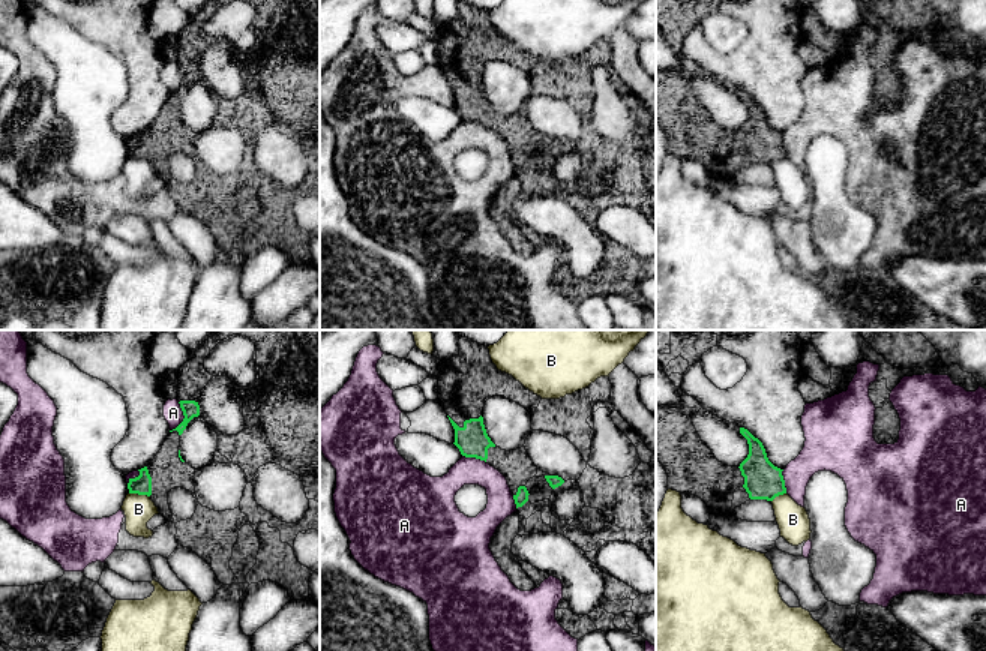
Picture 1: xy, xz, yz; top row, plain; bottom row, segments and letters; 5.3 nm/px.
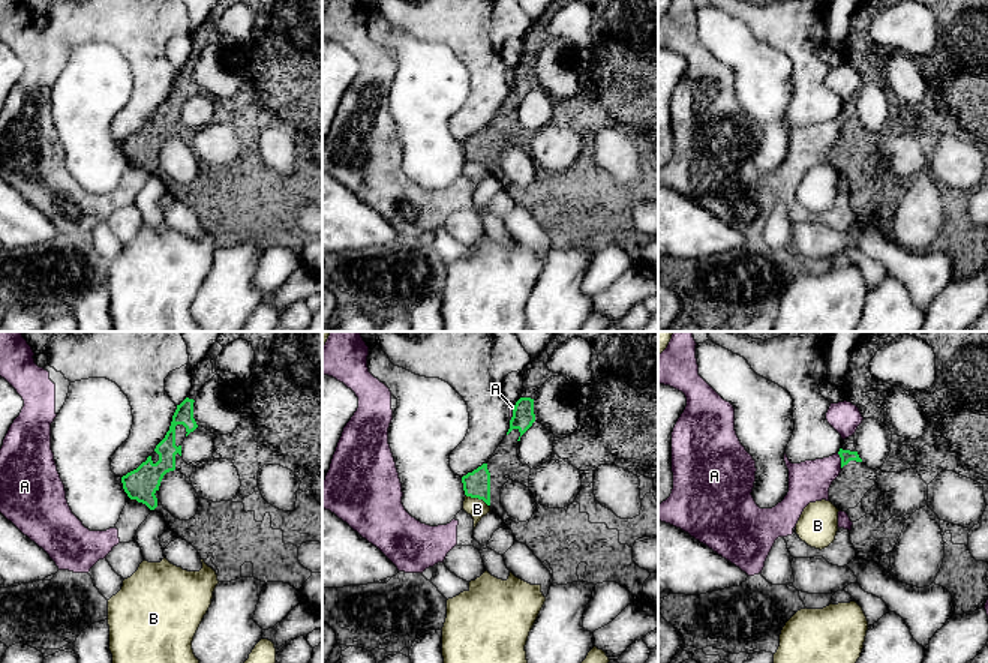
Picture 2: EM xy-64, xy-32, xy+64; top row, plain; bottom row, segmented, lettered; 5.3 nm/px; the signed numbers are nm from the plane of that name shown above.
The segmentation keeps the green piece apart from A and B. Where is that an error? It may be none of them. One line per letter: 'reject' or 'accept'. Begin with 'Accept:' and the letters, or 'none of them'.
Accept: none of them
A: reject
B: reject

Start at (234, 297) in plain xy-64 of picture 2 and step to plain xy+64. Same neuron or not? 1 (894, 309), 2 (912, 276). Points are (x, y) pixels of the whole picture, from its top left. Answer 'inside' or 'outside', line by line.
1: inside
2: outside

